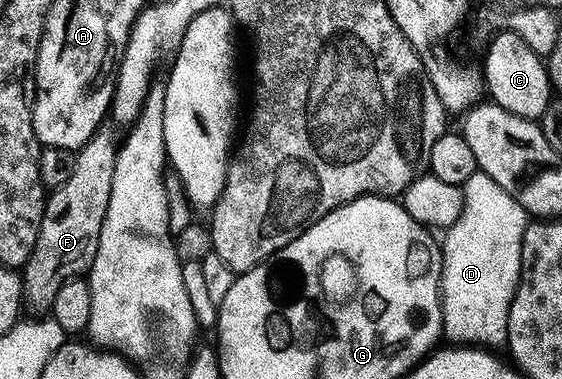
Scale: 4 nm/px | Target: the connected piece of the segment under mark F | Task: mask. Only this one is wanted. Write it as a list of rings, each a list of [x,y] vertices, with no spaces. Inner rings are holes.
[[[110,125],[98,126],[88,142],[75,150],[74,171],[70,171],[70,179],[47,194],[38,239],[22,270],[23,300],[28,309],[51,310],[58,287],[79,278],[92,267],[92,260],[98,251],[98,239],[102,235],[106,207],[110,203],[110,187],[114,183],[118,137],[116,141]]]

